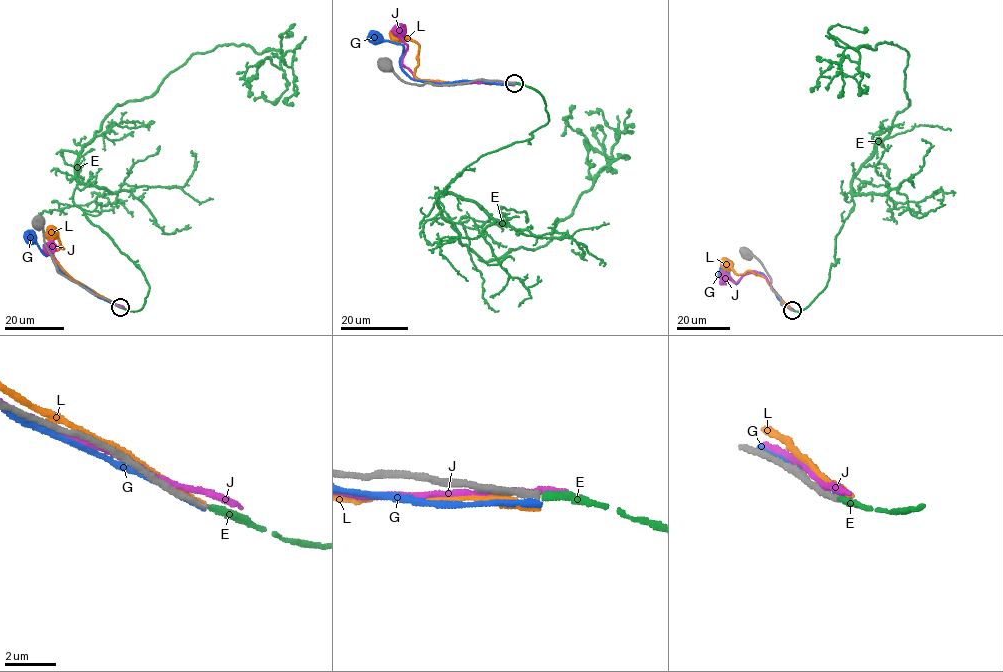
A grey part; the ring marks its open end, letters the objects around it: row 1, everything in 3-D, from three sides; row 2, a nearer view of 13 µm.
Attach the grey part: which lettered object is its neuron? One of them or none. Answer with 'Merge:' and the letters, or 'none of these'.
Merge: E

